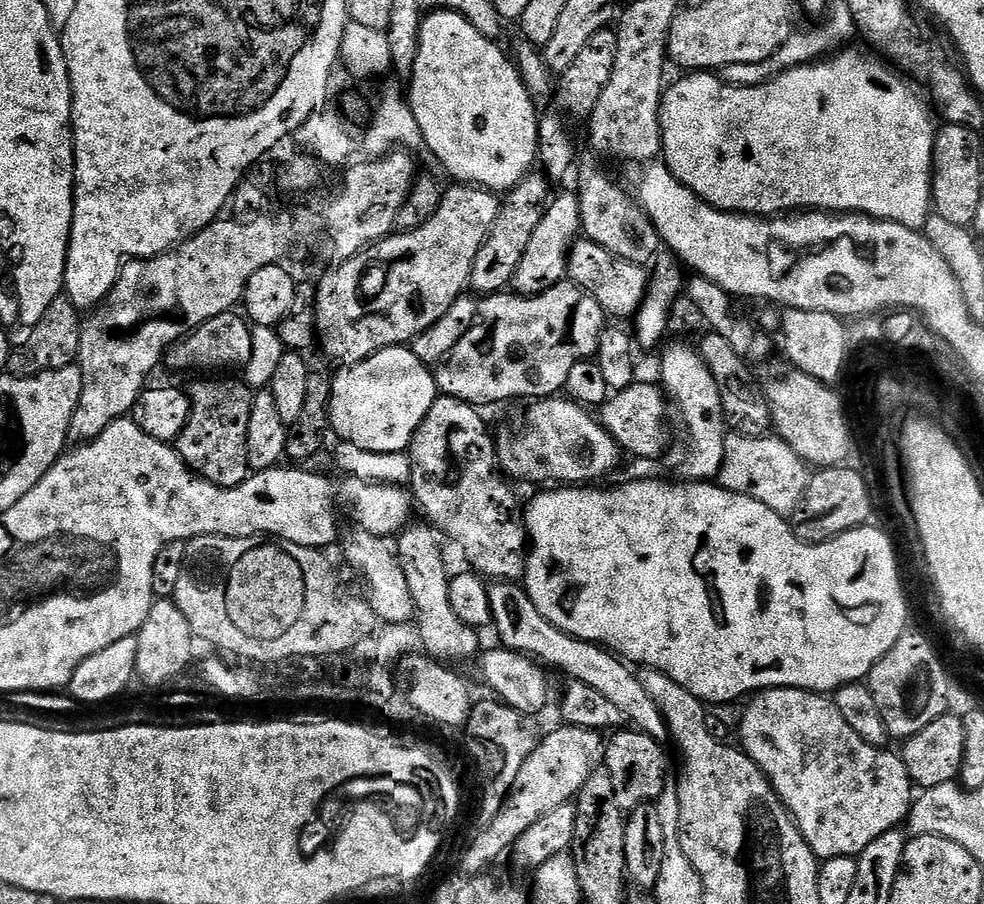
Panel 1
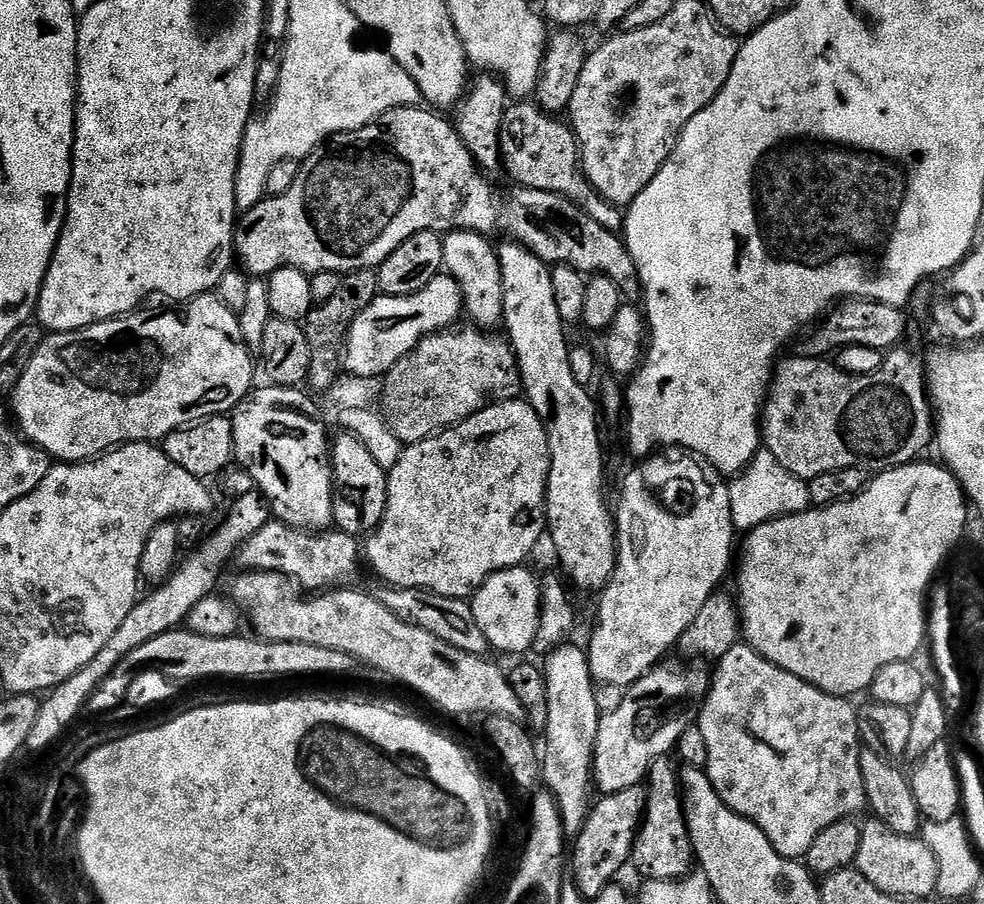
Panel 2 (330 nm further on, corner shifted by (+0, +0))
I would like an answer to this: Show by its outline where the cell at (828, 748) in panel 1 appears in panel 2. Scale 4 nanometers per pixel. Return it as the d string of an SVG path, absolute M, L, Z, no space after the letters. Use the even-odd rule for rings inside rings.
M747 642L726 650L718 663L696 723L705 736L707 781L733 811L752 820L765 832L778 854L799 861L807 857L810 846L814 846L814 838L818 838L822 830L839 820L852 818L855 812L865 811L857 709L851 708L845 697L831 696L782 670ZM764 751L772 751L768 760L760 760L760 752Z

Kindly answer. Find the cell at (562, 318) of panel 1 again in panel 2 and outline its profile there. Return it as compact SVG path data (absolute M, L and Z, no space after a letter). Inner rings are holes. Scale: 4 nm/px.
M449 274L436 276L426 282L422 290L409 296L377 295L350 326L342 357L343 367L356 376L383 377L397 362L406 358L406 354L414 351L421 340L451 329L463 312L463 292Z

